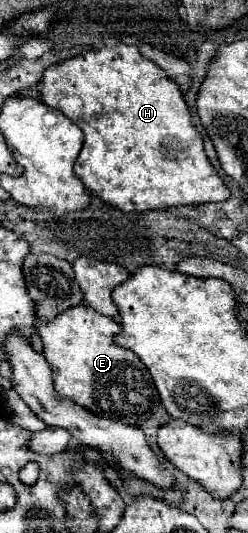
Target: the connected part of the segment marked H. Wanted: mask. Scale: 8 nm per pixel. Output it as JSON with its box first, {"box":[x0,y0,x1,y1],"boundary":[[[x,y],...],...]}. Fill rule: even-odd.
{"box":[41,43,229,214],"boundary":[[[121,43],[115,48],[91,50],[85,58],[53,64],[45,70],[41,82],[41,100],[61,110],[83,130],[85,144],[75,162],[75,174],[107,204],[115,204],[115,208],[129,214],[145,214],[151,210],[169,210],[175,206],[221,202],[229,198],[229,188],[205,154],[203,136],[191,122],[191,112],[179,84],[153,60],[145,58],[136,45]]]}

